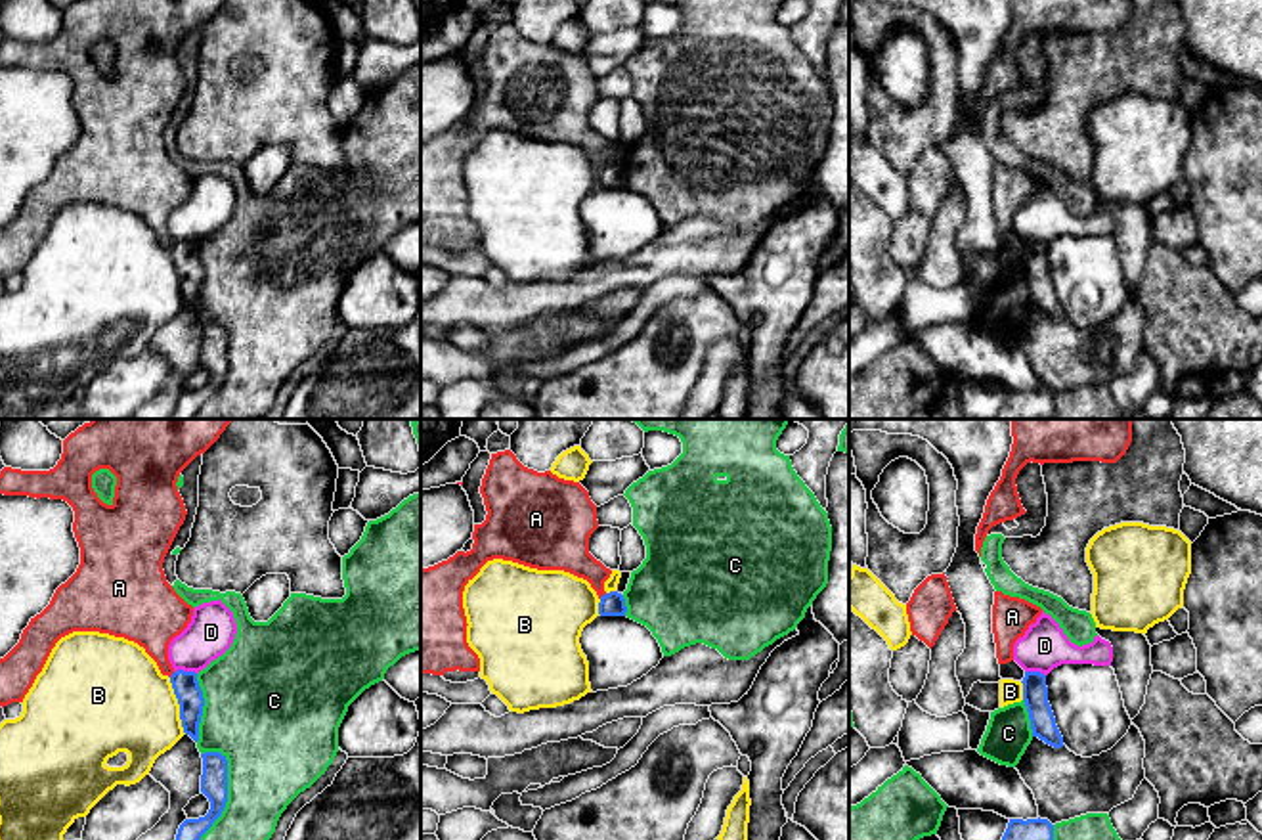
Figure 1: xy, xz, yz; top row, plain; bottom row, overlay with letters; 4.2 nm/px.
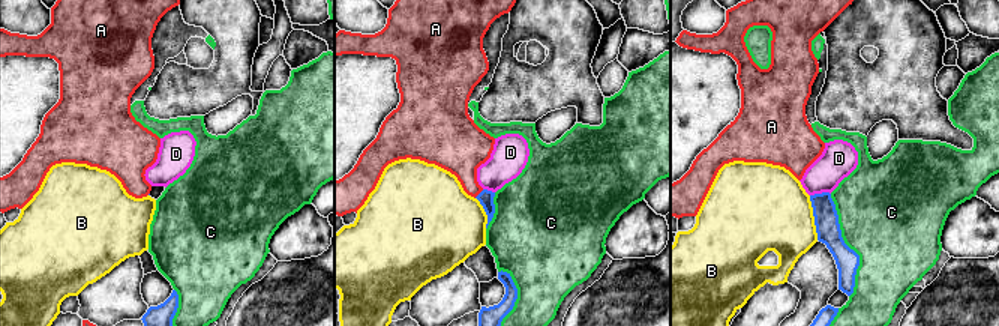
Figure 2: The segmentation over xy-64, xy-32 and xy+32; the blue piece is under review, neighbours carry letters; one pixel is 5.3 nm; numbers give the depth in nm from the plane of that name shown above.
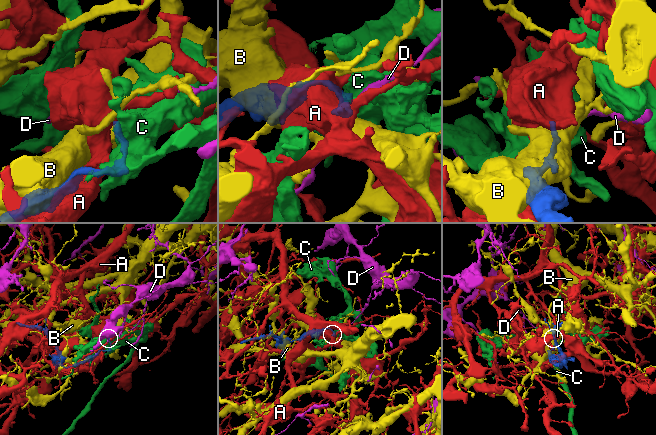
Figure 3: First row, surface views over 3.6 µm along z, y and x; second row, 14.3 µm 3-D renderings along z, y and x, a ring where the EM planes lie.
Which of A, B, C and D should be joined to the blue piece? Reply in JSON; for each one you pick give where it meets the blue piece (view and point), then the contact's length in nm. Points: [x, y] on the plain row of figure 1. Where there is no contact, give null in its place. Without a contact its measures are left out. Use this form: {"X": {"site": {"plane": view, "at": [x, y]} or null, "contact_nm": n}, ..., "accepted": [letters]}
{"accepted": []}

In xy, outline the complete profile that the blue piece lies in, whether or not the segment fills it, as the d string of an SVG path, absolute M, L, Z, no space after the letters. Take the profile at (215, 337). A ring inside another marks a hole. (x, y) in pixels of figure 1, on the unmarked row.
M205 323L201 364L208 369L210 381L205 388L185 390L170 419L195 419L201 408L222 387L228 373L228 331L220 323Z

